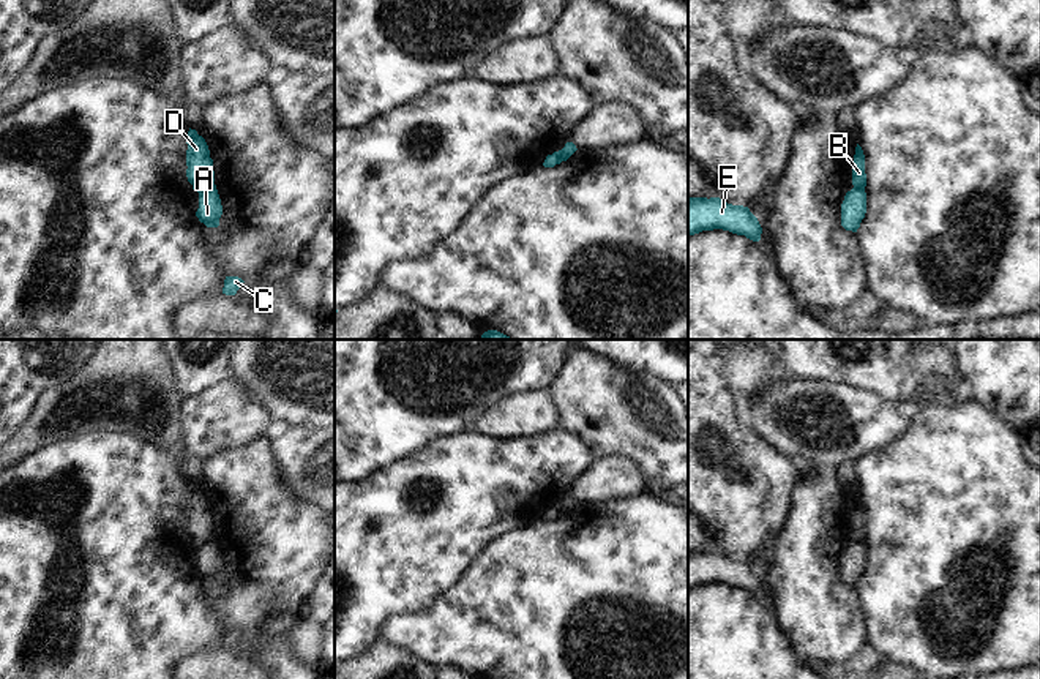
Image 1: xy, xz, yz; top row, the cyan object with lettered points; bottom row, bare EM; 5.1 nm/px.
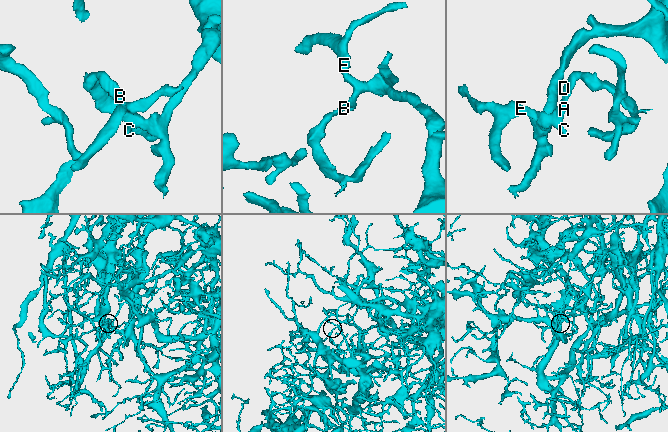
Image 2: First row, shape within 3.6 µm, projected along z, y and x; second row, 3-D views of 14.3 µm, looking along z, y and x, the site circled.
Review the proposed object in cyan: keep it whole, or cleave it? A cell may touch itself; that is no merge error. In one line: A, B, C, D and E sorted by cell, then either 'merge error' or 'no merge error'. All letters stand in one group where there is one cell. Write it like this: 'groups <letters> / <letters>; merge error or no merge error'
groups A C E / B D; merge error

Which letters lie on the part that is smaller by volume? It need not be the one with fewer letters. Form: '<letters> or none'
B, D.

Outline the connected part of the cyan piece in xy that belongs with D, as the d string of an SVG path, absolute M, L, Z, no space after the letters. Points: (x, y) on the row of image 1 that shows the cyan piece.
M189 128L186 144L186 177L193 189L200 194L215 185L213 159L205 139L196 129Z

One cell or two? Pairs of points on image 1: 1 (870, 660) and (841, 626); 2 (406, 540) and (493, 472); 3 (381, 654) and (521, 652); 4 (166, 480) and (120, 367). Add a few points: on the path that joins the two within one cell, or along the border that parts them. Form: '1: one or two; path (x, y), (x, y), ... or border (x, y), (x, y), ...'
1: two; border (868, 643), (843, 662)
2: one; path (428, 518), (460, 493), (471, 488)
3: two; border (379, 640), (403, 645), (428, 662)
4: two; border (115, 435), (153, 442), (182, 466)

